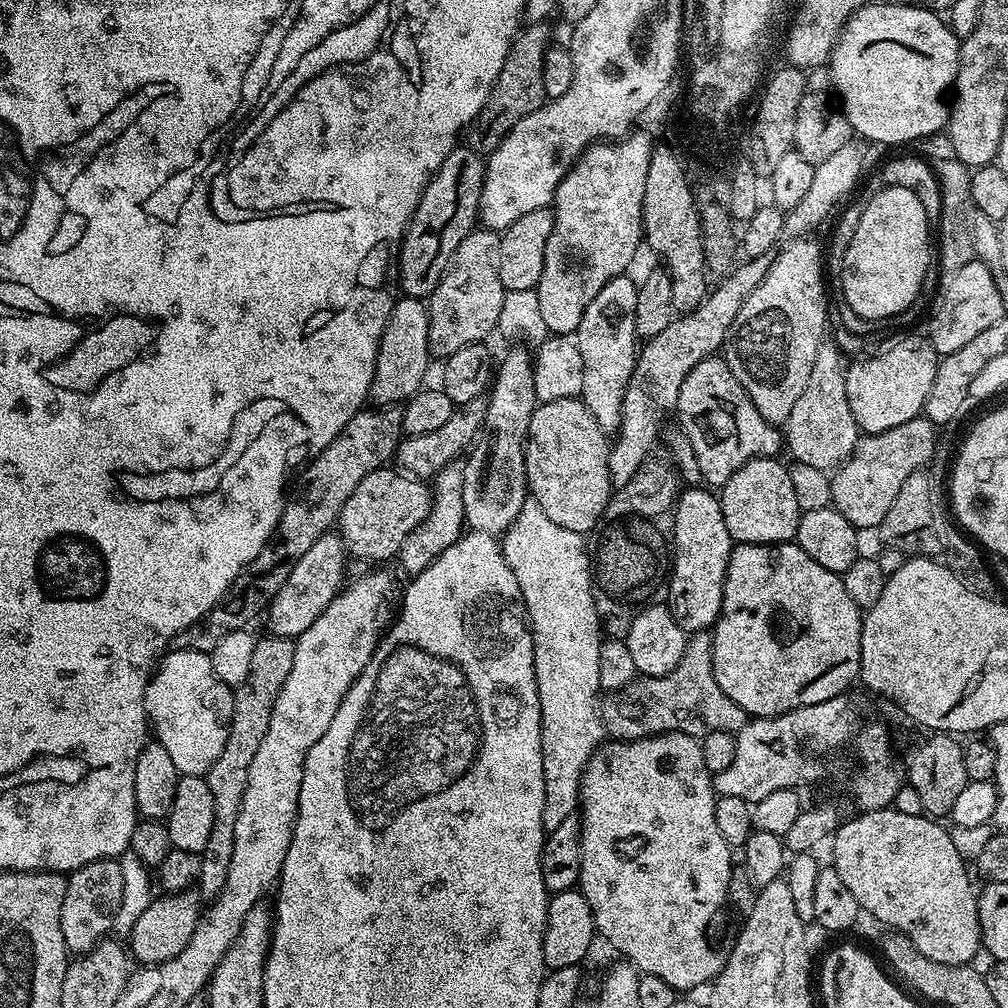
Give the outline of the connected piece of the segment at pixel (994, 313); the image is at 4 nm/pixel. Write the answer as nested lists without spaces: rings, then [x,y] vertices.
[[[975,258],[957,272],[947,273],[932,300],[926,335],[941,358],[954,354],[954,350],[962,350],[962,346],[967,346],[971,340],[978,338],[982,330],[1005,319],[1006,305],[1000,297],[996,276],[983,263],[987,264],[983,259]]]

